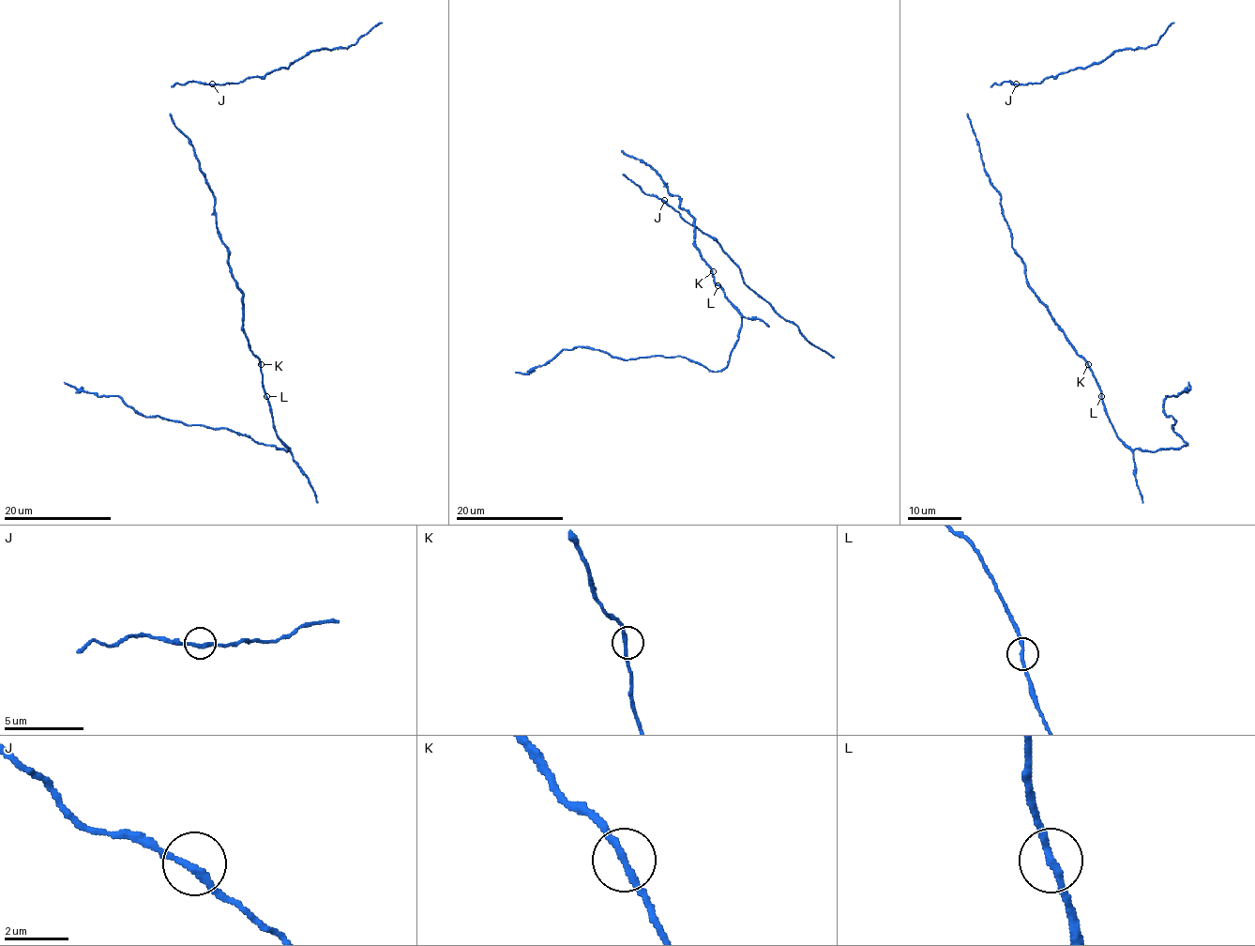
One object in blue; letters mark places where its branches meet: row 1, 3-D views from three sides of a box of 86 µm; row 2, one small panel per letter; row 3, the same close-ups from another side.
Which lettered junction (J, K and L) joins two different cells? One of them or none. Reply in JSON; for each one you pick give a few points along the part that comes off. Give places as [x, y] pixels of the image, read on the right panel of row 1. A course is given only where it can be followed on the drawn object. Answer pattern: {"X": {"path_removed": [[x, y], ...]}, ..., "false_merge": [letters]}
{"false_merge": []}

